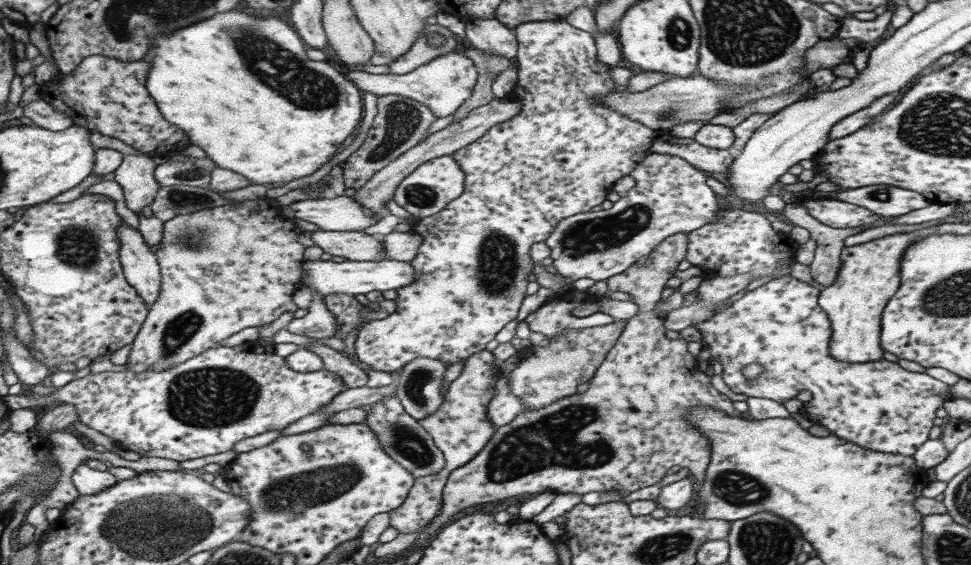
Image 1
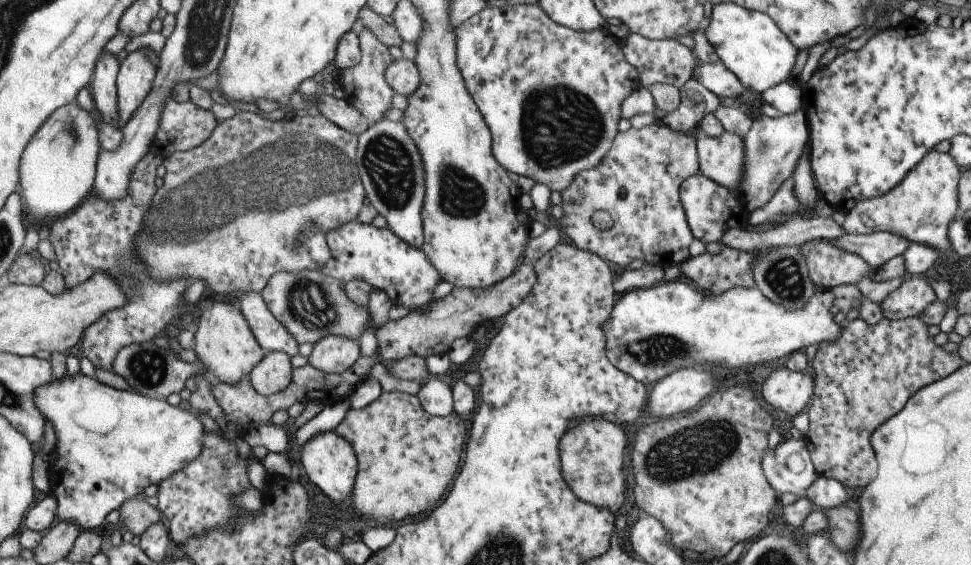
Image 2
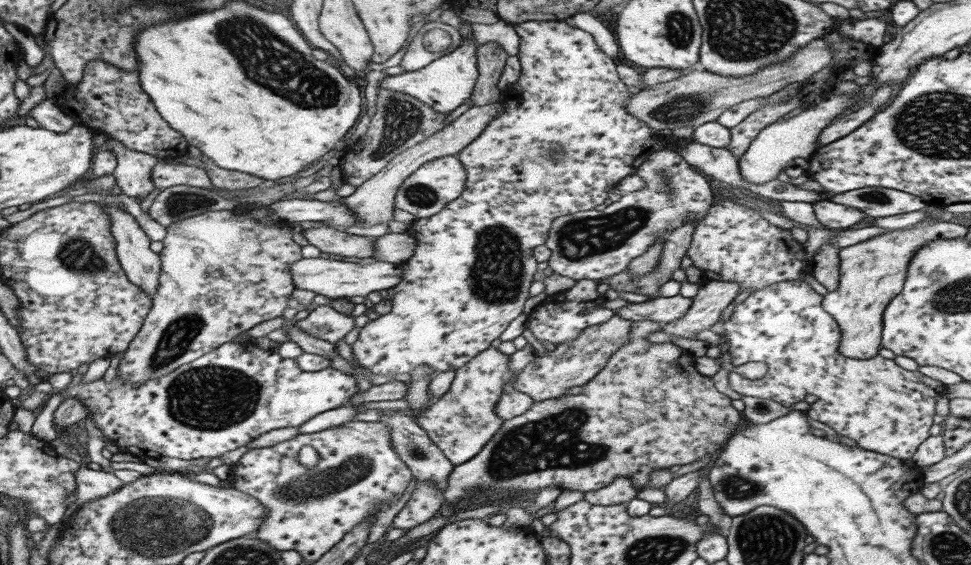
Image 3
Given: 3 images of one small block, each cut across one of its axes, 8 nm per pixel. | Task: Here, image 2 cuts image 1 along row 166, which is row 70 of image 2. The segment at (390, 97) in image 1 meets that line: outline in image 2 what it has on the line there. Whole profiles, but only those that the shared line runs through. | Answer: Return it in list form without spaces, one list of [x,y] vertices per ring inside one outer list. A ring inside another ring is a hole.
[[[363,29],[358,34],[358,40],[361,48],[360,62],[340,72],[340,84],[344,92],[344,100],[357,108],[371,124],[374,124],[382,120],[384,112],[391,108],[391,100],[395,92],[389,87],[383,74],[393,59],[388,47],[368,29]]]

